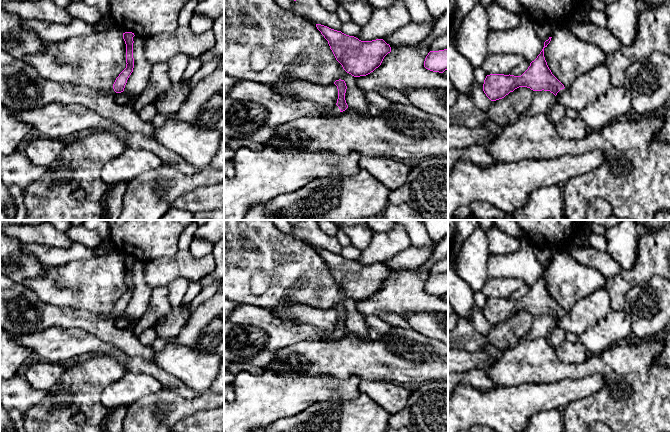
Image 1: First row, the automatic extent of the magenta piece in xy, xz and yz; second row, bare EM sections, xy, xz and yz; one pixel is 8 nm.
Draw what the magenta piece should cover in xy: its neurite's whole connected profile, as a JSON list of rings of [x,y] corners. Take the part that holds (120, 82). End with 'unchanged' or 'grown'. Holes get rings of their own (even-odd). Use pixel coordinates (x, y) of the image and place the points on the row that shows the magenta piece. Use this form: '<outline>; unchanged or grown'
[[[123,33],[126,44],[126,68],[116,78],[113,88],[96,91],[86,85],[58,83],[45,79],[23,60],[17,60],[0,50],[0,103],[13,111],[37,109],[48,104],[77,104],[111,119],[129,133],[153,136],[155,127],[144,122],[132,105],[121,106],[115,101],[117,93],[124,91],[134,68],[134,33]]]; grown

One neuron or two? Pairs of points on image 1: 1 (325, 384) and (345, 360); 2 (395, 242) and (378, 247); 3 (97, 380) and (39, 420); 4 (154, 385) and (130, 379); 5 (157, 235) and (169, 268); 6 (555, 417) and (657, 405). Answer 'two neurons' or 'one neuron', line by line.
1: two neurons
2: one neuron
3: one neuron
4: one neuron
5: two neurons
6: two neurons

